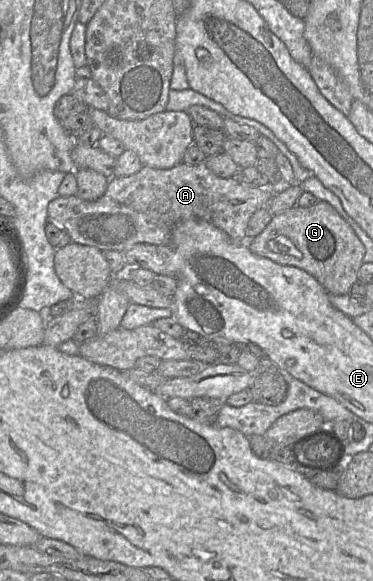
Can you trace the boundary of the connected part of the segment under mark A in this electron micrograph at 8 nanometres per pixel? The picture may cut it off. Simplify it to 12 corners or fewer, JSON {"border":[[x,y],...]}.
{"border":[[204,164],[143,166],[95,201],[58,196],[72,242],[166,245],[200,219],[245,241],[279,188]]}

